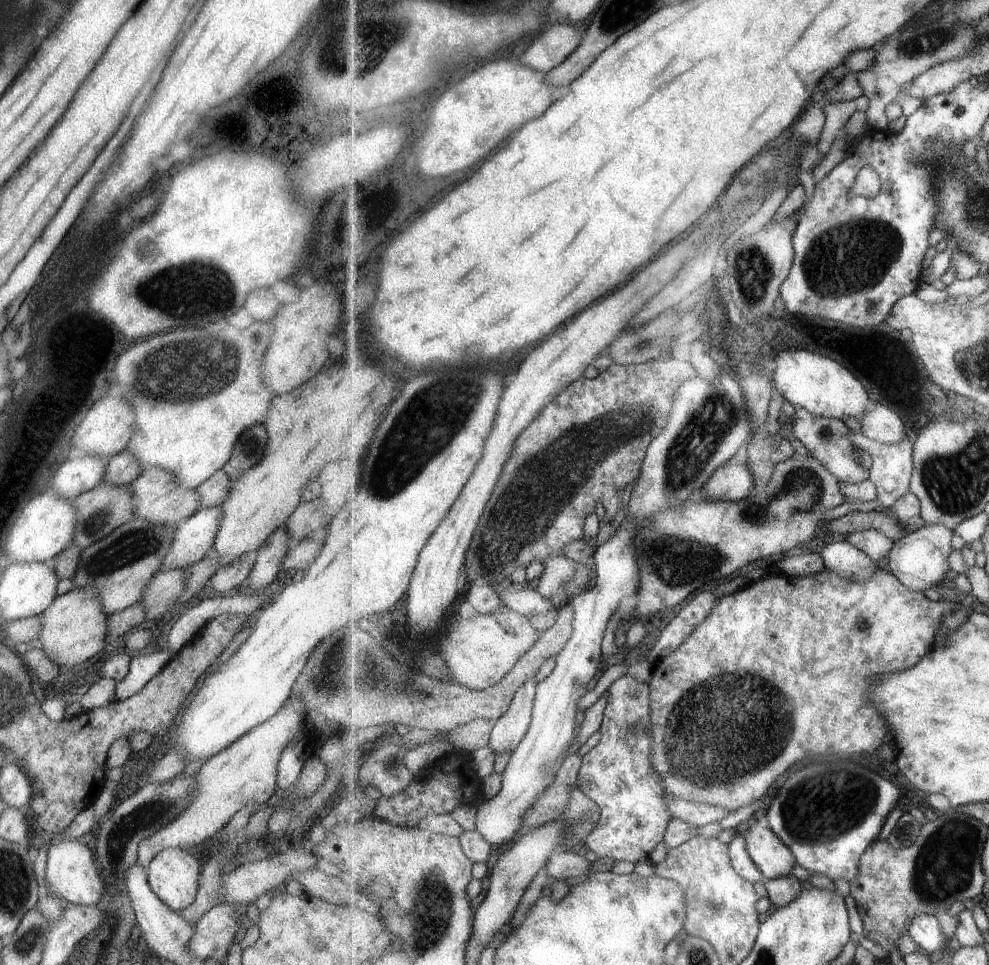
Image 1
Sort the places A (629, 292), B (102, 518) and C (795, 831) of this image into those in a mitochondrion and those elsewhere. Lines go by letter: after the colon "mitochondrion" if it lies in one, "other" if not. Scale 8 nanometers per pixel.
A: other
B: mitochondrion
C: mitochondrion

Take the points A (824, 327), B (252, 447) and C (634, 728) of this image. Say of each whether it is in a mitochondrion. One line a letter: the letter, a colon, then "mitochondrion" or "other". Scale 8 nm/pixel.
A: other
B: mitochondrion
C: mitochondrion

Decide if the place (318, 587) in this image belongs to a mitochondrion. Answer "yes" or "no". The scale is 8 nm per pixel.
no

